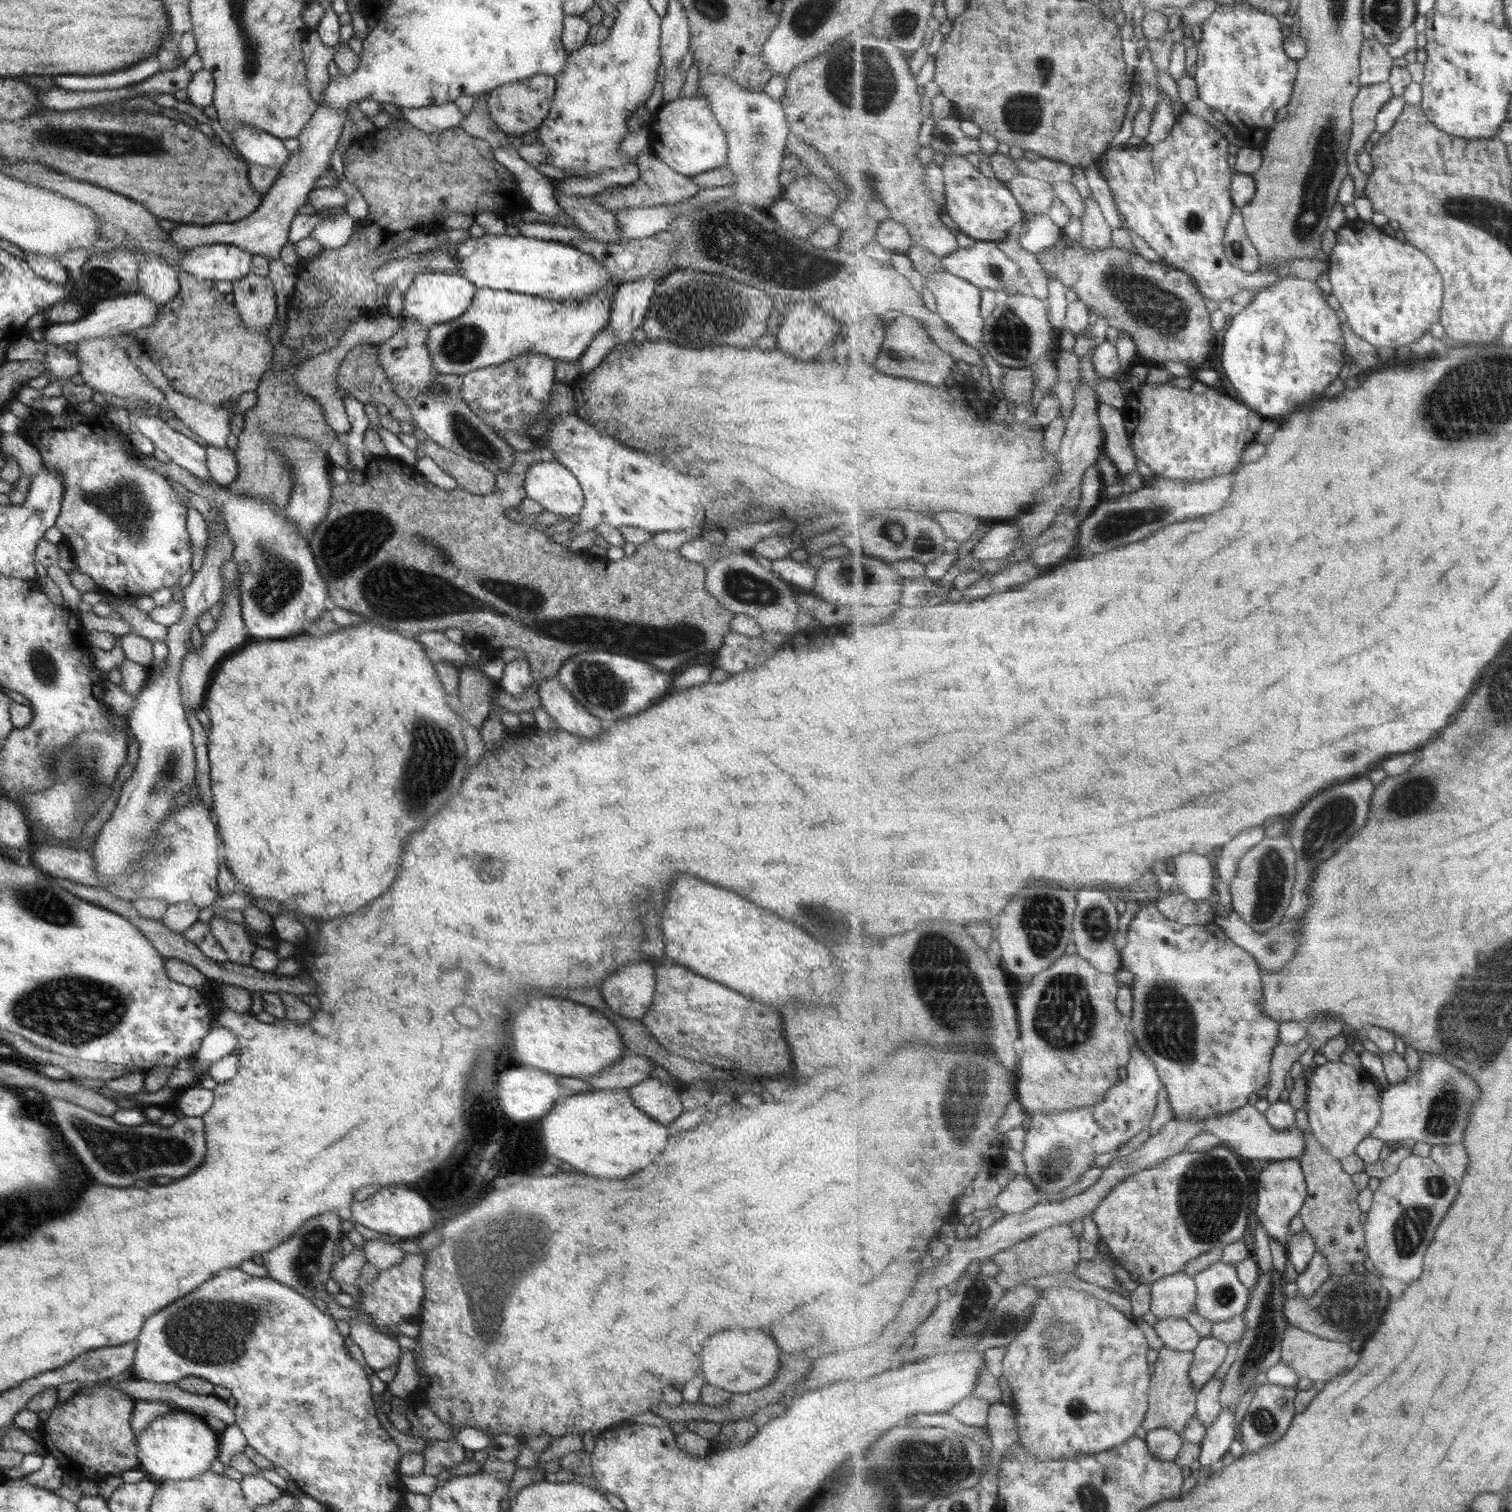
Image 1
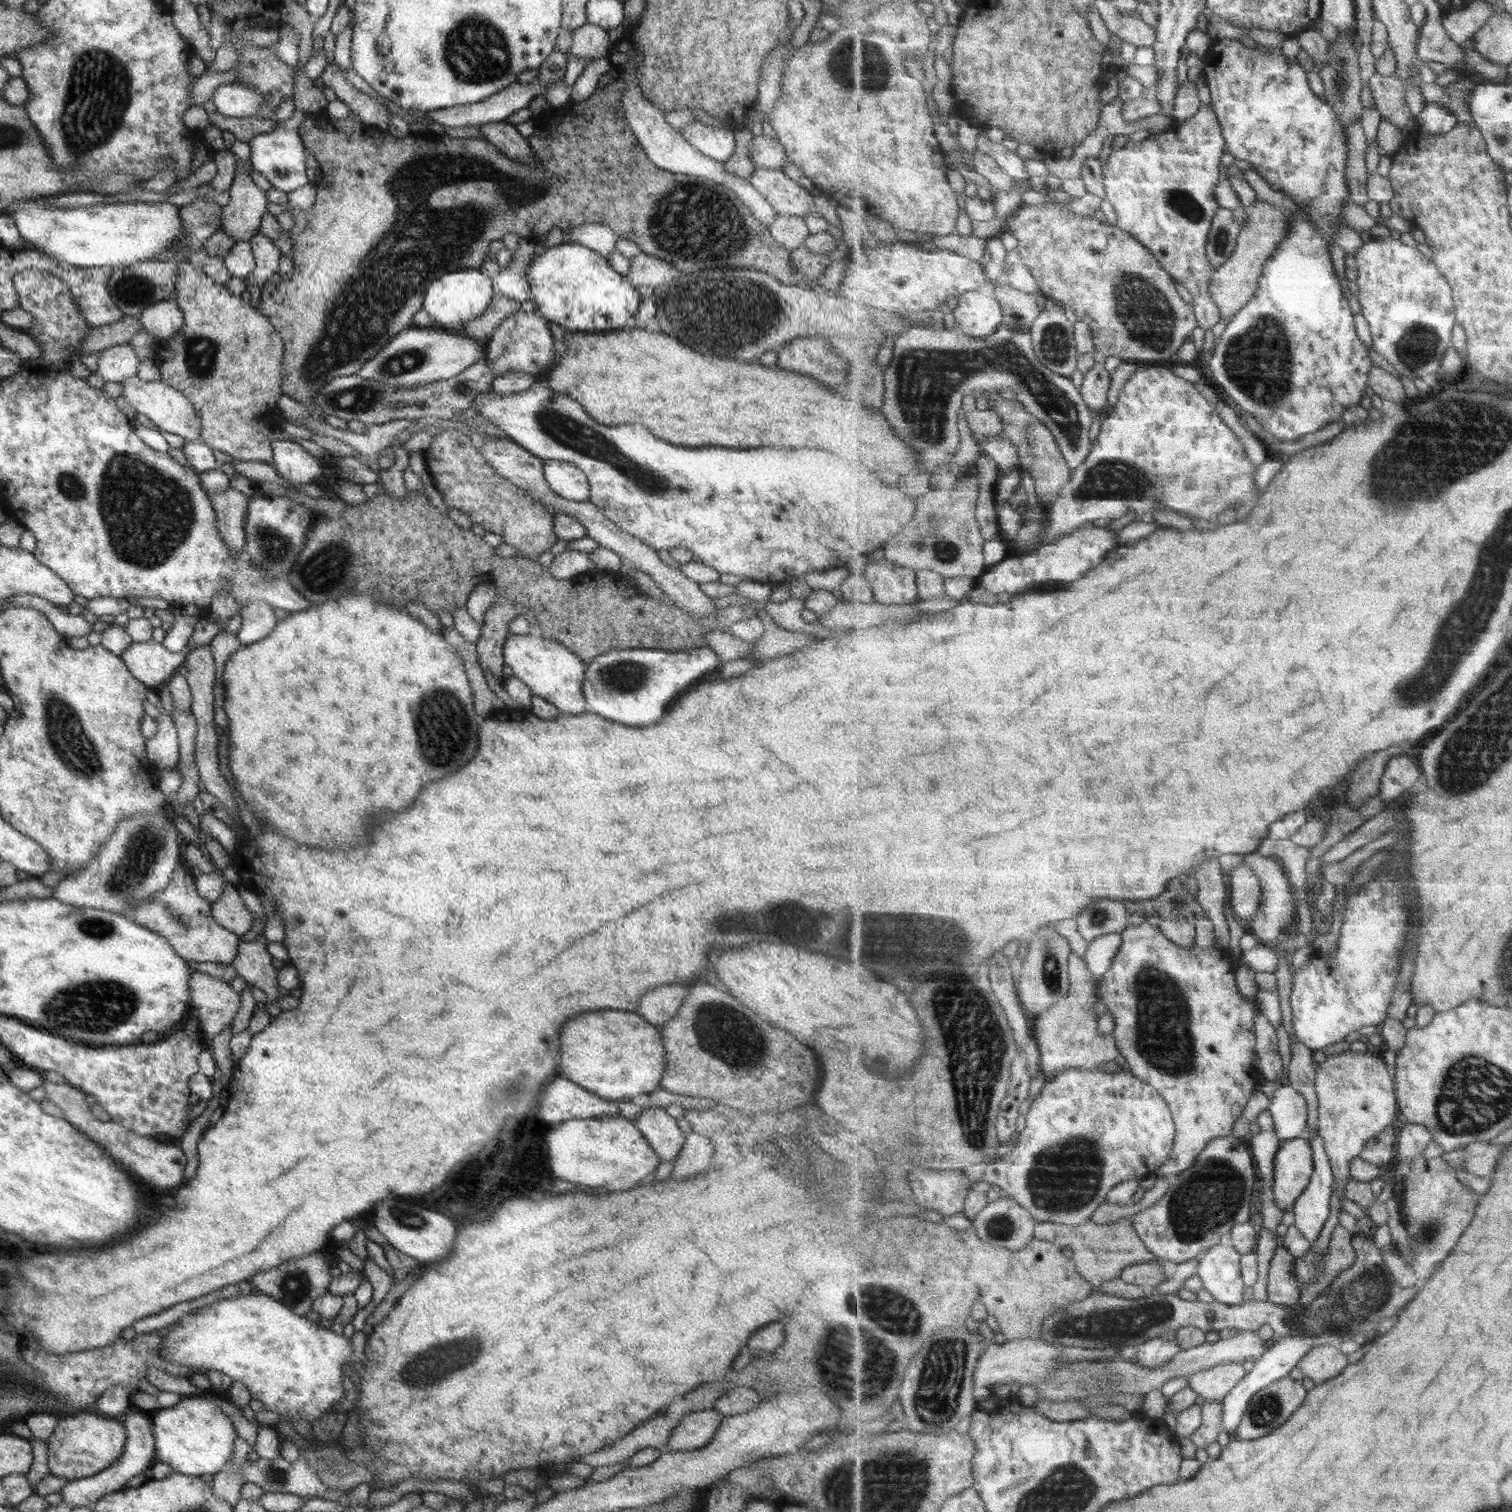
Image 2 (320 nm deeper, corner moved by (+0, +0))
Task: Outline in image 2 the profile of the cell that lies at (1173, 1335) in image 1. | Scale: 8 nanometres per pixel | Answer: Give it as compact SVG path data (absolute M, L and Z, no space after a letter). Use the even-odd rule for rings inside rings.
M1166 1337L1146 1340L1136 1348L1136 1364L1139 1367L1155 1368L1169 1363L1176 1354L1182 1352L1176 1341L1169 1341Z

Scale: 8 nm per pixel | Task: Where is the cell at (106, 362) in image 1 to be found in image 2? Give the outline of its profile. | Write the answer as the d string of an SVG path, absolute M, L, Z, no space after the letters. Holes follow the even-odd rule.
M136 376L126 378L121 382L121 397L129 404L135 412L147 417L157 429L161 429L169 434L184 438L185 441L198 440L199 418L191 404L181 393L170 388L161 381L141 381Z

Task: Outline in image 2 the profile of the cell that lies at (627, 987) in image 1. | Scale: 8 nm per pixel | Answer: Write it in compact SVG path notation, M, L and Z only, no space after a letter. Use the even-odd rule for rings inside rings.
M664 984L652 988L641 996L634 1013L658 1028L679 1011L679 1005L683 1003L687 991L686 986L679 984Z

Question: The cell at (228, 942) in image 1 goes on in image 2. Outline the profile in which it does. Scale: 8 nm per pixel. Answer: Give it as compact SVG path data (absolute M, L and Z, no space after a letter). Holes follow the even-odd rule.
M225 884L227 887L210 904L211 916L221 928L240 937L250 930L253 919L239 898L236 888Z

